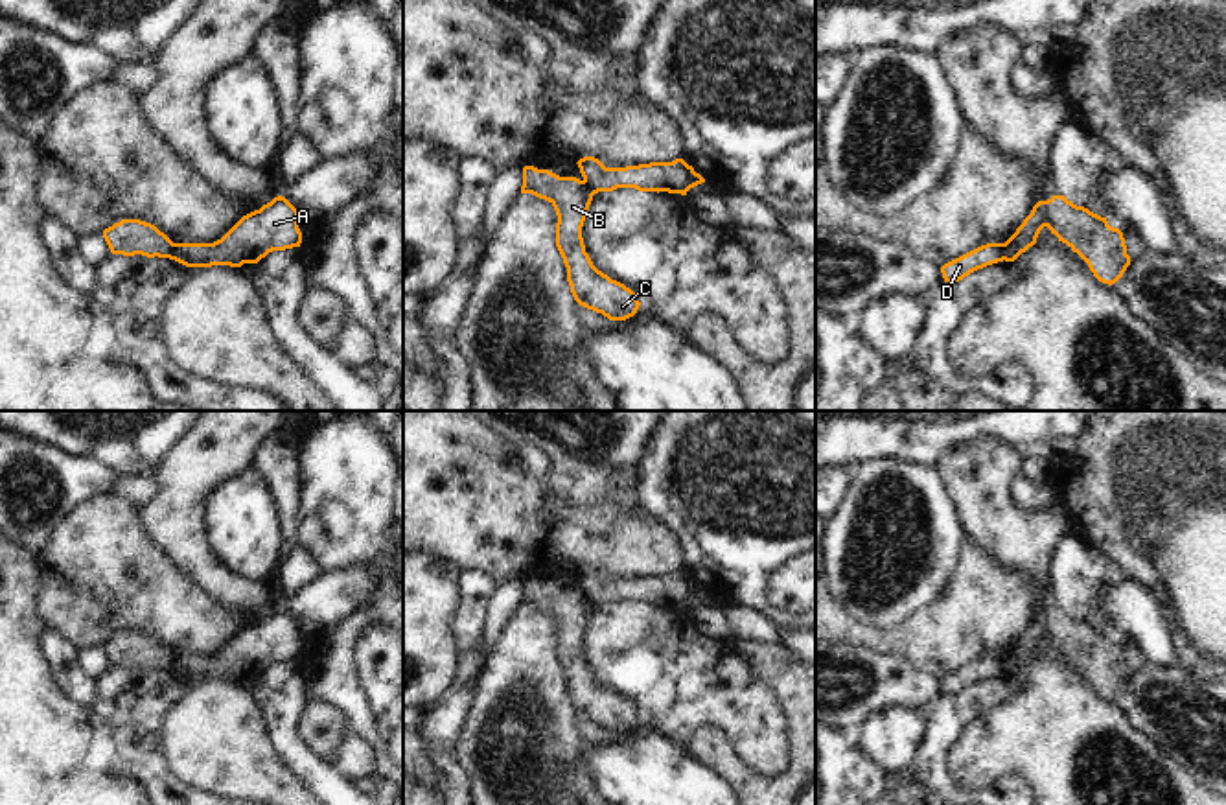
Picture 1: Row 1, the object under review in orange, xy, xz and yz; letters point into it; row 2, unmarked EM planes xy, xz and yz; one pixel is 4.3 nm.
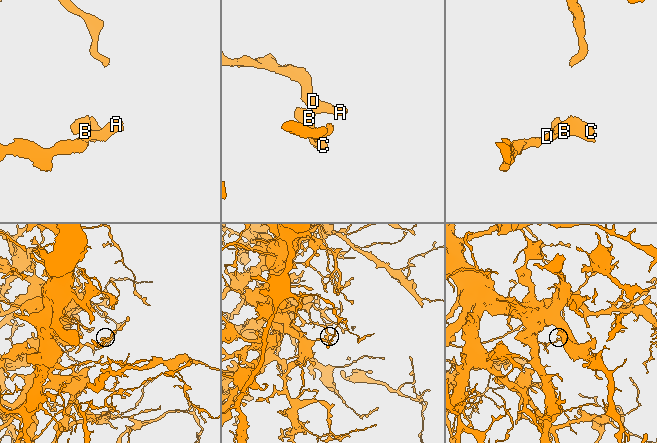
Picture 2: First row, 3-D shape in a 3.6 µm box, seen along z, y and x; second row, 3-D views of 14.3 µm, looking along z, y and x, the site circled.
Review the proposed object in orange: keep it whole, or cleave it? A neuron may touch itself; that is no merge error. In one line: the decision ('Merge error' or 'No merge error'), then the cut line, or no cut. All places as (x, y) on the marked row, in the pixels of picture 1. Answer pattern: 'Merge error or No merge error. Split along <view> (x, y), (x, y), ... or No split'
Merge error. Split along xy (175, 244), (172, 258).

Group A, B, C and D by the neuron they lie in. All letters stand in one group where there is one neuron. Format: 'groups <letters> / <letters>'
groups A D / B C

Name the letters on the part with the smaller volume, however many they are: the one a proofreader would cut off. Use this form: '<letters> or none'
B, C

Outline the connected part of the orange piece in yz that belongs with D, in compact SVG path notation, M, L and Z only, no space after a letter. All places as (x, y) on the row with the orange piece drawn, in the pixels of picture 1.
M1003 243L981 245L941 267L944 282L955 284L970 273L1003 262Z

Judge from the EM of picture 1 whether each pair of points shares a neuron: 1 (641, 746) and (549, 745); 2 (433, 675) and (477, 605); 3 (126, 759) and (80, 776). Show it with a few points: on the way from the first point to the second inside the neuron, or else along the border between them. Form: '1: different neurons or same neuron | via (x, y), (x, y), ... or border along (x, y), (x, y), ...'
1: different neurons | border along (588, 745), (578, 756), (582, 769)
2: different neurons | border along (461, 597), (453, 621), (457, 654)
3: different neurons | border along (91, 726), (89, 759), (138, 785)

